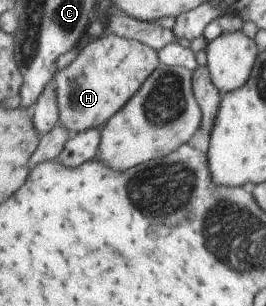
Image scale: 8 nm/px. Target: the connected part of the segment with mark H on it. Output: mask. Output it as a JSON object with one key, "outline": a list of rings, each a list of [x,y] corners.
{"outline":[[[116,34],[86,39],[80,45],[76,59],[57,72],[57,94],[61,113],[60,123],[72,134],[103,128],[134,96],[142,84],[157,71],[160,53],[152,46]]]}

